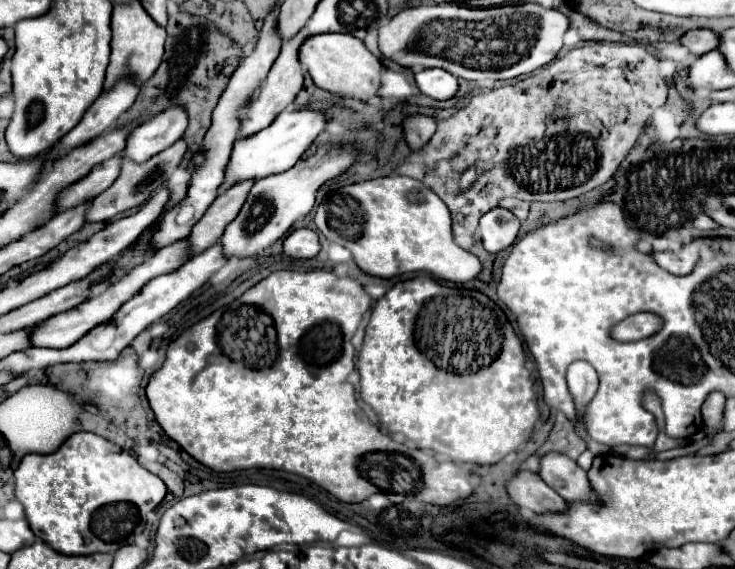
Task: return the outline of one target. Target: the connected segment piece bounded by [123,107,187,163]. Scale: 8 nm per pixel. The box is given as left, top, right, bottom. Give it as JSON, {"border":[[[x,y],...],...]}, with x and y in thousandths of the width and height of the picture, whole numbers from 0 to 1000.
{"border":[[[230,188],[227,195],[222,195],[222,202],[211,202],[211,209],[197,213],[176,237],[167,272],[176,283],[195,286],[246,244],[252,227],[254,195],[249,195],[249,188]]]}

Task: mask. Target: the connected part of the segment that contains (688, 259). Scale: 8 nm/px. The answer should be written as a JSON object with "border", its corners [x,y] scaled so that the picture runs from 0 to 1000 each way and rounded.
{"border":[[[943,420],[940,427],[929,431],[924,445],[916,441],[888,441],[886,452],[897,469],[916,483],[935,483],[951,459],[951,427],[973,427],[973,420]]]}

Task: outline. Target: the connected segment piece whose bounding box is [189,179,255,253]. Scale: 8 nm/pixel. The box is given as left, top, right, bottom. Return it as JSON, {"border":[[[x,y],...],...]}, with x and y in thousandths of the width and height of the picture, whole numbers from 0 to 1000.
{"border":[[[347,315],[325,318],[314,332],[301,339],[287,357],[287,364],[282,367],[276,385],[265,392],[265,399],[263,399],[260,413],[257,413],[263,445],[273,445],[273,441],[279,441],[282,434],[287,434],[287,431],[293,431],[298,424],[306,399],[322,381],[325,367],[331,364],[344,322],[347,322]]]}

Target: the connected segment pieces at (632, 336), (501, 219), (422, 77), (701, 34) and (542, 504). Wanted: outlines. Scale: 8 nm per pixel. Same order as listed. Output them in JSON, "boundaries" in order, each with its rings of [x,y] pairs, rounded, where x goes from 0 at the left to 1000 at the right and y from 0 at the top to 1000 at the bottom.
{"boundaries":[[[[867,550],[831,578],[831,592],[839,599],[869,599],[899,578],[899,561],[888,550]]],[[[673,364],[654,381],[652,399],[654,399],[657,434],[665,445],[679,445],[701,424],[706,406],[706,385],[695,371]]],[[[576,121],[565,128],[565,142],[570,160],[589,174],[614,174],[622,163],[622,139],[605,121]]],[[[946,51],[946,54],[935,54],[927,65],[927,76],[943,93],[943,97],[959,97],[962,90],[970,90],[973,83],[978,83],[978,58],[967,54],[967,51]]],[[[706,828],[690,852],[693,870],[701,888],[717,891],[725,902],[761,902],[774,895],[774,888],[752,863],[739,842],[720,828]]]]}

